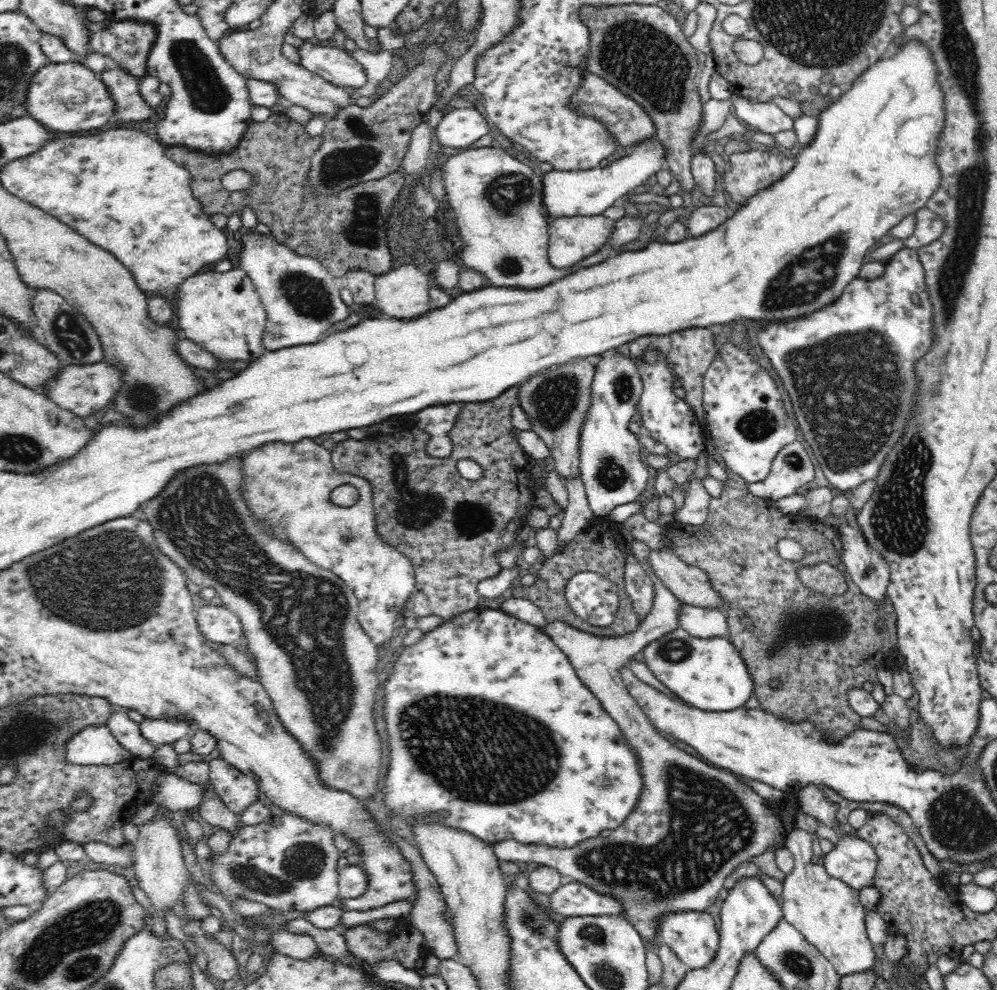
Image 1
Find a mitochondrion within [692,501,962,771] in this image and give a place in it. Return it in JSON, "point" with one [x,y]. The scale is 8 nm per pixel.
{"point":[801,629]}

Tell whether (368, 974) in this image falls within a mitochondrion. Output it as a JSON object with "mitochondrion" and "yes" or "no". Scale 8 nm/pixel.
{"mitochondrion":"no"}

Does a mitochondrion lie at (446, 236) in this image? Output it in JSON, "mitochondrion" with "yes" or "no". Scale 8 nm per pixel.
{"mitochondrion":"no"}

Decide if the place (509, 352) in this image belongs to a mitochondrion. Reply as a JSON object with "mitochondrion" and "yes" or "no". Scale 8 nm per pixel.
{"mitochondrion":"no"}

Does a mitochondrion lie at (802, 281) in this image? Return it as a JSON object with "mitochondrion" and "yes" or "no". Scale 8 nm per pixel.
{"mitochondrion":"yes"}

